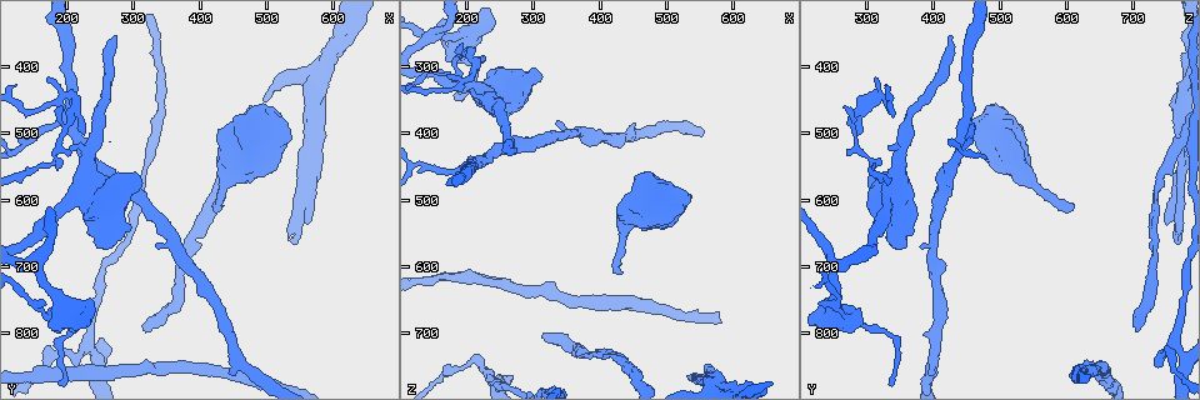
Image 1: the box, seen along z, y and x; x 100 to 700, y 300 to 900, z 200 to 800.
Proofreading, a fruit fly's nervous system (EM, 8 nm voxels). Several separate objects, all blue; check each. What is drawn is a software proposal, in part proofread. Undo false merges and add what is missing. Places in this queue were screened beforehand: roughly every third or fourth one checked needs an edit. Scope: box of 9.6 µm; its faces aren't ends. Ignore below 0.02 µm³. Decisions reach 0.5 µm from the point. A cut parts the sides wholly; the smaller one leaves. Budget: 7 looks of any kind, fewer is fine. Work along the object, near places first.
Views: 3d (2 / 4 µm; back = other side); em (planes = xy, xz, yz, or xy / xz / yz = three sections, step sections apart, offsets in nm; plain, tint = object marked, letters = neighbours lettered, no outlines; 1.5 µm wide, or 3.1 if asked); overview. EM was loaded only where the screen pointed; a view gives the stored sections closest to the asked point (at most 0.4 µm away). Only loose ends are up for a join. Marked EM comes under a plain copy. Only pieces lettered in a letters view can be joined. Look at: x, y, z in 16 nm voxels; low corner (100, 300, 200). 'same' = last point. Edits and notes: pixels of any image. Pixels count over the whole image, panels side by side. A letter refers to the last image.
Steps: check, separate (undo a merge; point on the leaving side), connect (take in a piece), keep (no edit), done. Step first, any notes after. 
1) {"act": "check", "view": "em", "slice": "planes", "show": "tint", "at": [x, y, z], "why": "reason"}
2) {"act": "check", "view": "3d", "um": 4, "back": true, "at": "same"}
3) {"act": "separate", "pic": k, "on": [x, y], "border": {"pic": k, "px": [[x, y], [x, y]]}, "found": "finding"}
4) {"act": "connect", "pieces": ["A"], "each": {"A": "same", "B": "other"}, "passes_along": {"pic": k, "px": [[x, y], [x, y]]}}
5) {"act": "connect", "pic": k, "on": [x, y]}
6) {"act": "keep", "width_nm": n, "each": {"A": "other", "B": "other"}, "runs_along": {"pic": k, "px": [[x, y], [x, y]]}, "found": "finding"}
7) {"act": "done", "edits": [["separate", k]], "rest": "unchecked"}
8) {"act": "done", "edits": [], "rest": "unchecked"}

{"act": "check", "view": "3d", "um": 4, "at": [560, 640, 750], "why": "an open end"}

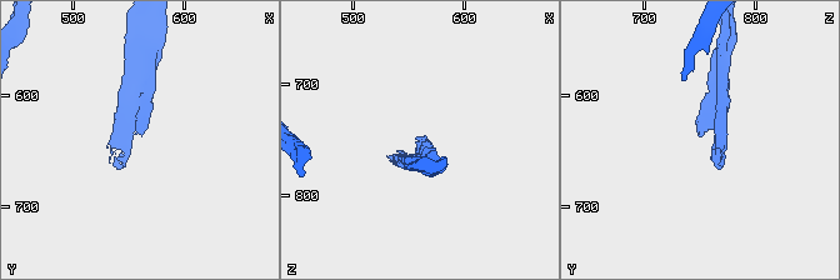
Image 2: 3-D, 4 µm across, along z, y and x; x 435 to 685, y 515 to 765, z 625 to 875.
{"act": "check", "view": "em", "slice": "xz", "step": 8, "show": "tint", "at": [560, 638, 752]}

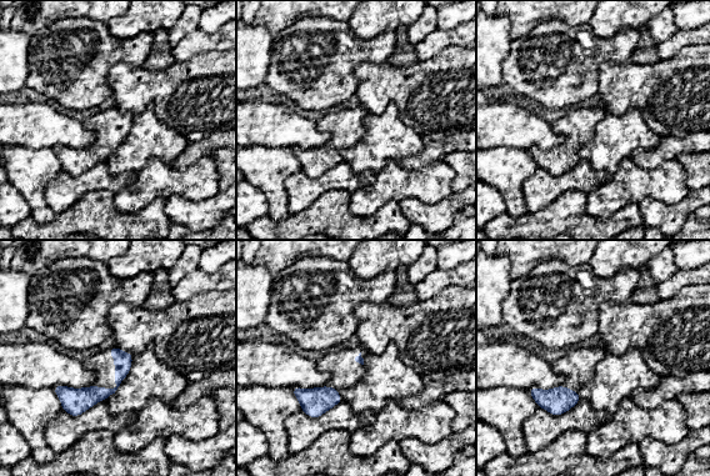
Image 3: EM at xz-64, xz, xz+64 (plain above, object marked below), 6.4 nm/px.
{"act": "check", "view": "em", "slice": "planes", "show": "letters", "at": "same", "why": "cut it another way"}

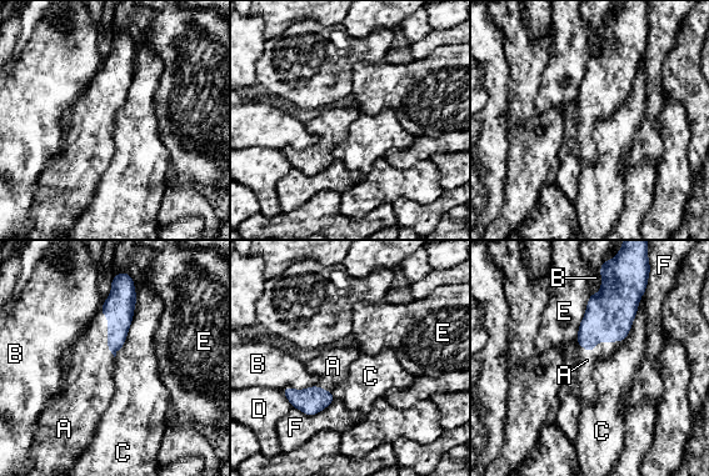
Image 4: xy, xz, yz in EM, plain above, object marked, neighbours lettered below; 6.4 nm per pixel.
{"act": "connect", "pieces": ["A"], "each": {"A": "same", "B": "other", "C": "other", "D": "other", "E": "other", "F": "other"}, "found": "it goes on there"}

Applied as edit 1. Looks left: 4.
{"act": "check", "view": "overview", "why": "see it whole again"}

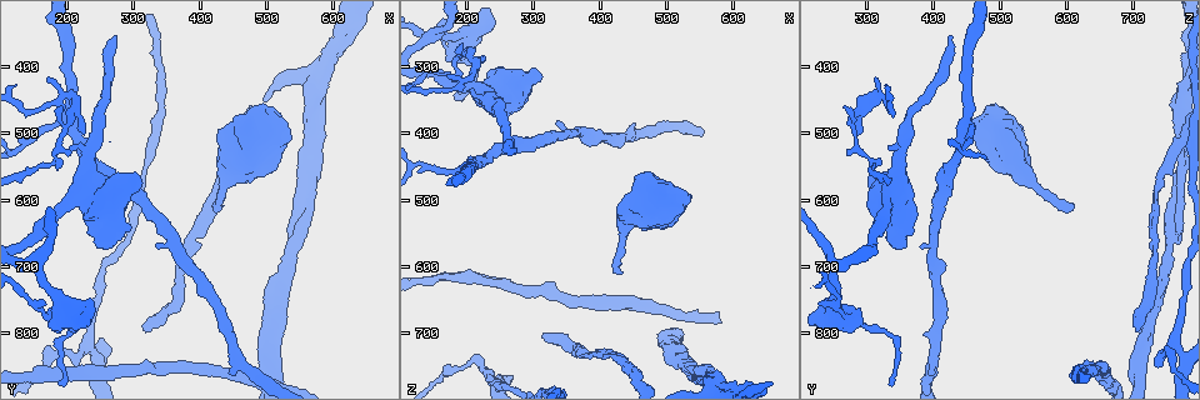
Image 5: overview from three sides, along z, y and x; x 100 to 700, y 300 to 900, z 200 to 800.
{"act": "check", "view": "em", "slice": "planes", "show": "letters", "at": [435, 610, 615], "why": "branch stops here"}

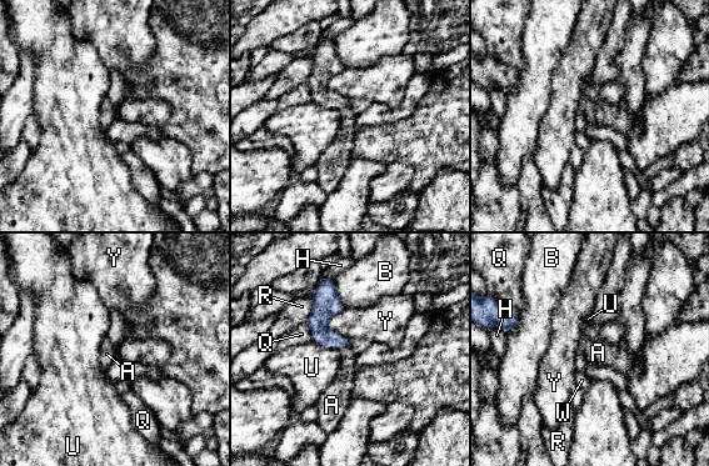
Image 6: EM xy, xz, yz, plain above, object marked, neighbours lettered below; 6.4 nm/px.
{"act": "connect", "pieces": ["A"], "longest_contact_nm": ["Y", 220], "each": {"A": "same", "B": "other", "H": "other", "Q": "other", "R": "other", "U": "other", "W": "other", "Y": "other"}, "passes_along": {"pic": 6, "px": [[319, 316], [343, 346], [343, 384]]}, "found": "it goes on there"}

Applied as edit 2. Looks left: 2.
{"act": "check", "view": "3d", "um": 2, "at": [270, 350, 425], "why": "end of a long branch"}

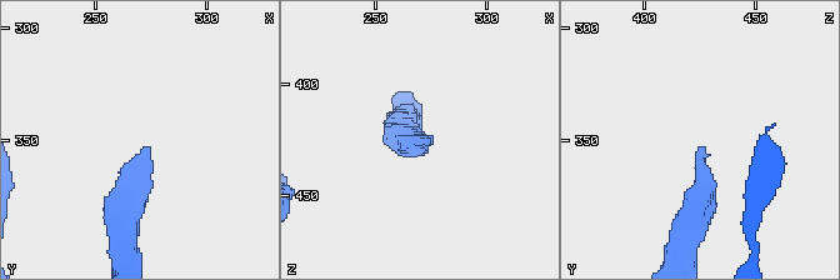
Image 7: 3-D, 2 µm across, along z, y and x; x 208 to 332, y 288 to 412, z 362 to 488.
{"act": "check", "view": "em", "slice": "planes", "show": "letters", "at": [271, 353, 426]}

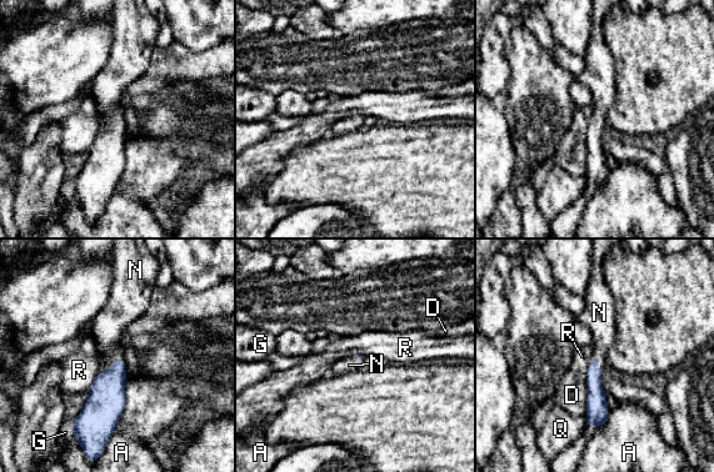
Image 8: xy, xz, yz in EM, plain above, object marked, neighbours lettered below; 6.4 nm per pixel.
{"act": "connect", "pieces": ["N"], "each": {"A": "other", "D": "other", "G": "other", "N": "same", "Q": "other", "R": "other"}, "passes_along": {"pic": 8, "px": [[106, 398], [113, 363], [109, 326]]}, "found": "the cell continues"}

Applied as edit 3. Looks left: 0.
{"act": "done", "edits": [["connect", 4], ["connect", 6], ["connect", 8]], "rest": "unchecked"}

